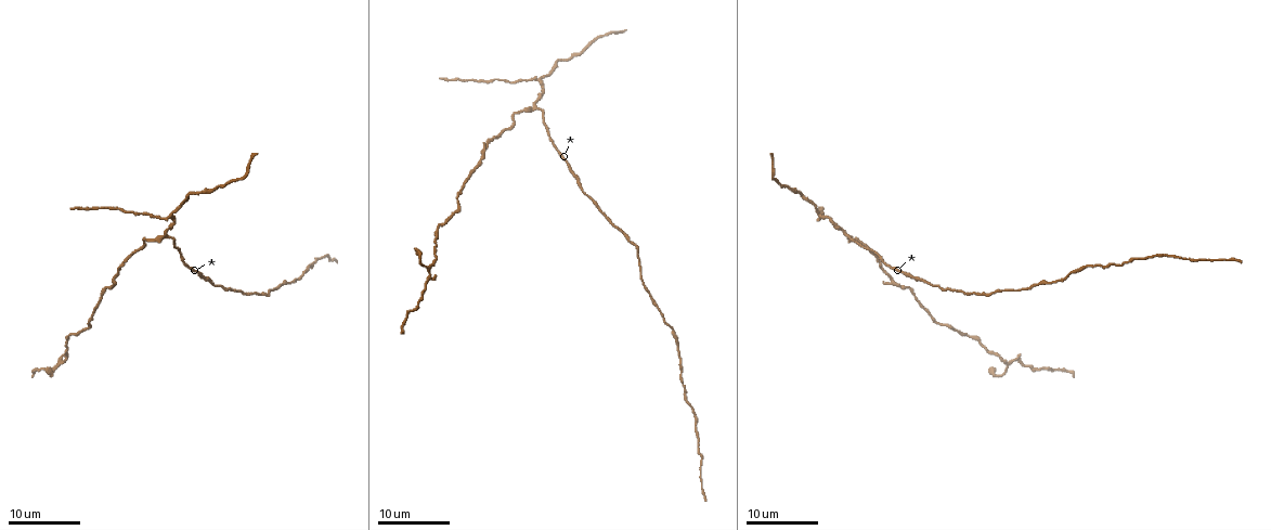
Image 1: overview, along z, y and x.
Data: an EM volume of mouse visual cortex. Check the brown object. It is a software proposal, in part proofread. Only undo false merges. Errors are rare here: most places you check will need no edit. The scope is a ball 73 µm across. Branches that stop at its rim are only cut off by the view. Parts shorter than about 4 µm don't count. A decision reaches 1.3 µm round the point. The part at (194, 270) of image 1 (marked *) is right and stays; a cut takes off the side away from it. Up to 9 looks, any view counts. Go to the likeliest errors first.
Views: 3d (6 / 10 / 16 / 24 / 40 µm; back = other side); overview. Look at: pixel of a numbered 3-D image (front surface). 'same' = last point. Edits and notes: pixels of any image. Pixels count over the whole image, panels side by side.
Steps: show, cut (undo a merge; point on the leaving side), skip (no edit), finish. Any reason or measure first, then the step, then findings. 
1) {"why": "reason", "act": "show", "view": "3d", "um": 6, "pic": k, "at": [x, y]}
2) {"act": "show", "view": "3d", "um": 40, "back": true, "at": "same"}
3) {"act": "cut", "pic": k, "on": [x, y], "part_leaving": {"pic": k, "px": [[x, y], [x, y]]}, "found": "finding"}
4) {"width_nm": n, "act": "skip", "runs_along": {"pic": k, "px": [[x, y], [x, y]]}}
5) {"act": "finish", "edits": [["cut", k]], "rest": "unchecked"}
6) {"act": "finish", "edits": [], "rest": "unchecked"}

{"why": "three-way junction", "act": "show", "view": "3d", "um": 16, "pic": 1, "at": [533, 107]}

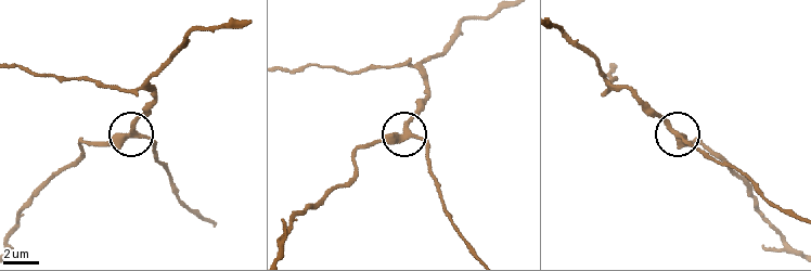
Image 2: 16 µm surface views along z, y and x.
{"act": "show", "view": "3d", "um": 10, "pic": 2, "at": [670, 131]}

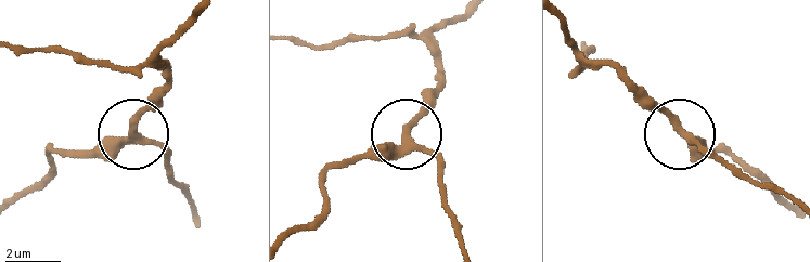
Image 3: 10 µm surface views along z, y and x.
{"side_arm_um": 24, "act": "skip", "runs_along": {"pic": 3, "px": [[798, 208], [714, 159], [640, 91]]}, "found": "all the same neuron"}

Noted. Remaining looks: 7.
{"why": "branch point", "act": "show", "view": "3d", "um": 24, "pic": 1, "at": [821, 218]}

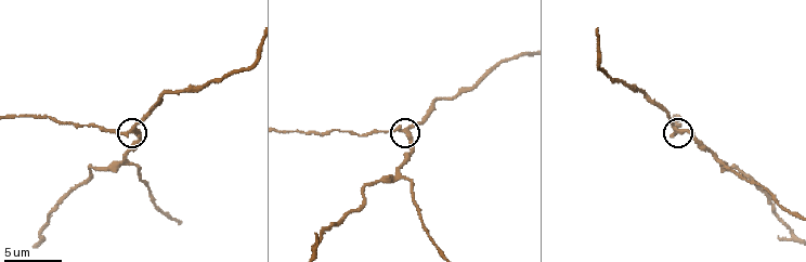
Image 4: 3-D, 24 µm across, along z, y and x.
{"act": "show", "view": "3d", "um": 6, "pic": 4, "at": [406, 131]}

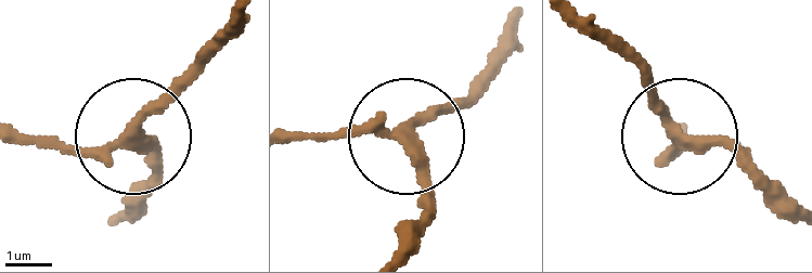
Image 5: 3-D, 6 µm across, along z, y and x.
{"width_nm": 240, "act": "skip", "runs_along": {"pic": 5, "px": [[119, 209], [146, 166], [143, 146], [53, 151], [18, 139]]}, "found": "one neuron here"}

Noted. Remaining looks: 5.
{"why": "calibre changes", "act": "show", "view": "3d", "um": 24, "pic": 1, "at": [92, 325]}

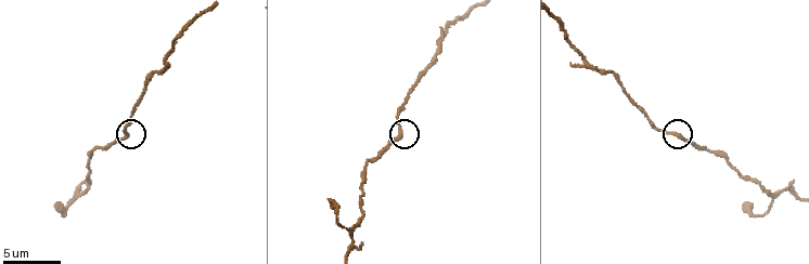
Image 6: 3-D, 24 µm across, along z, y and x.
{"act": "show", "view": "3d", "um": 6, "pic": 6, "at": [676, 135]}

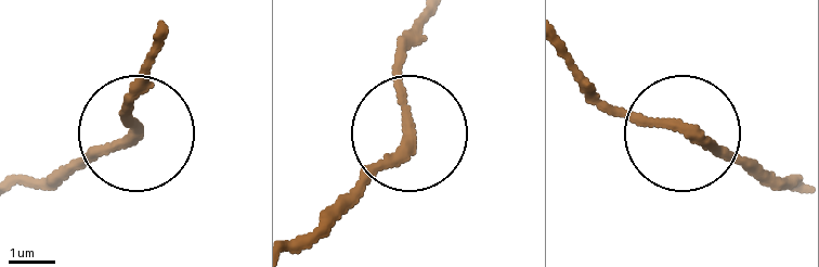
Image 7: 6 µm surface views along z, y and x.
{"act": "skip", "runs_along": {"pic": 7, "px": [[155, 58], [127, 131], [38, 182]]}, "found": "one neuron here"}

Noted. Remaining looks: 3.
{"why": "thick turns thin", "act": "show", "view": "3d", "um": 24, "pic": 1, "at": [1009, 288]}

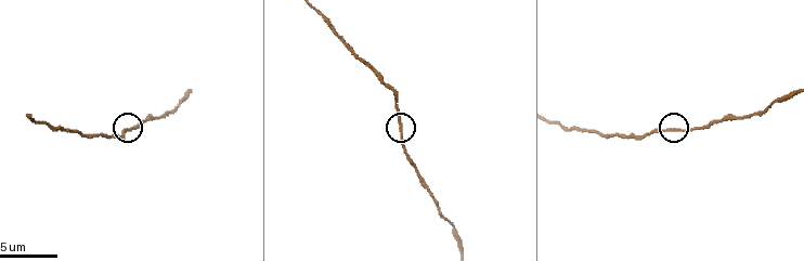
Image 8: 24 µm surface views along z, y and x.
{"act": "show", "view": "3d", "um": 6, "pic": 8, "at": [669, 129]}

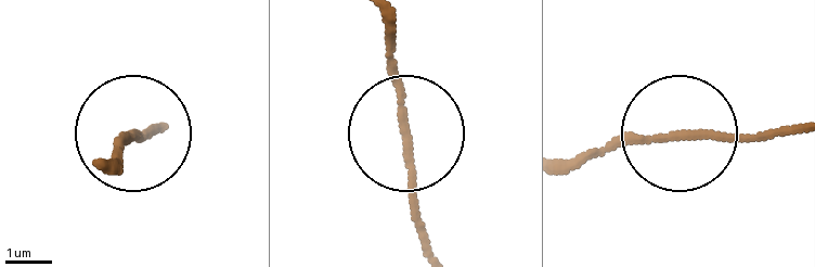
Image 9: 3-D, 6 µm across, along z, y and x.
{"act": "show", "view": "3d", "um": 6, "back": true, "pic": 9, "at": [406, 136]}

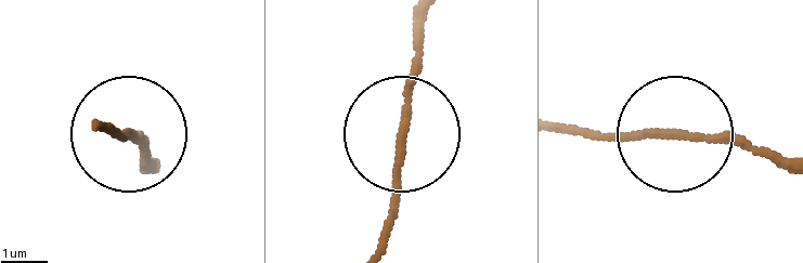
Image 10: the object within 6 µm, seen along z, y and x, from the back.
{"act": "skip", "runs_along": {"pic": 10, "px": [[793, 157], [688, 134], [564, 134]]}, "found": "all the same neuron"}

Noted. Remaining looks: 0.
{"act": "finish", "edits": [], "rest": "unchecked"}

